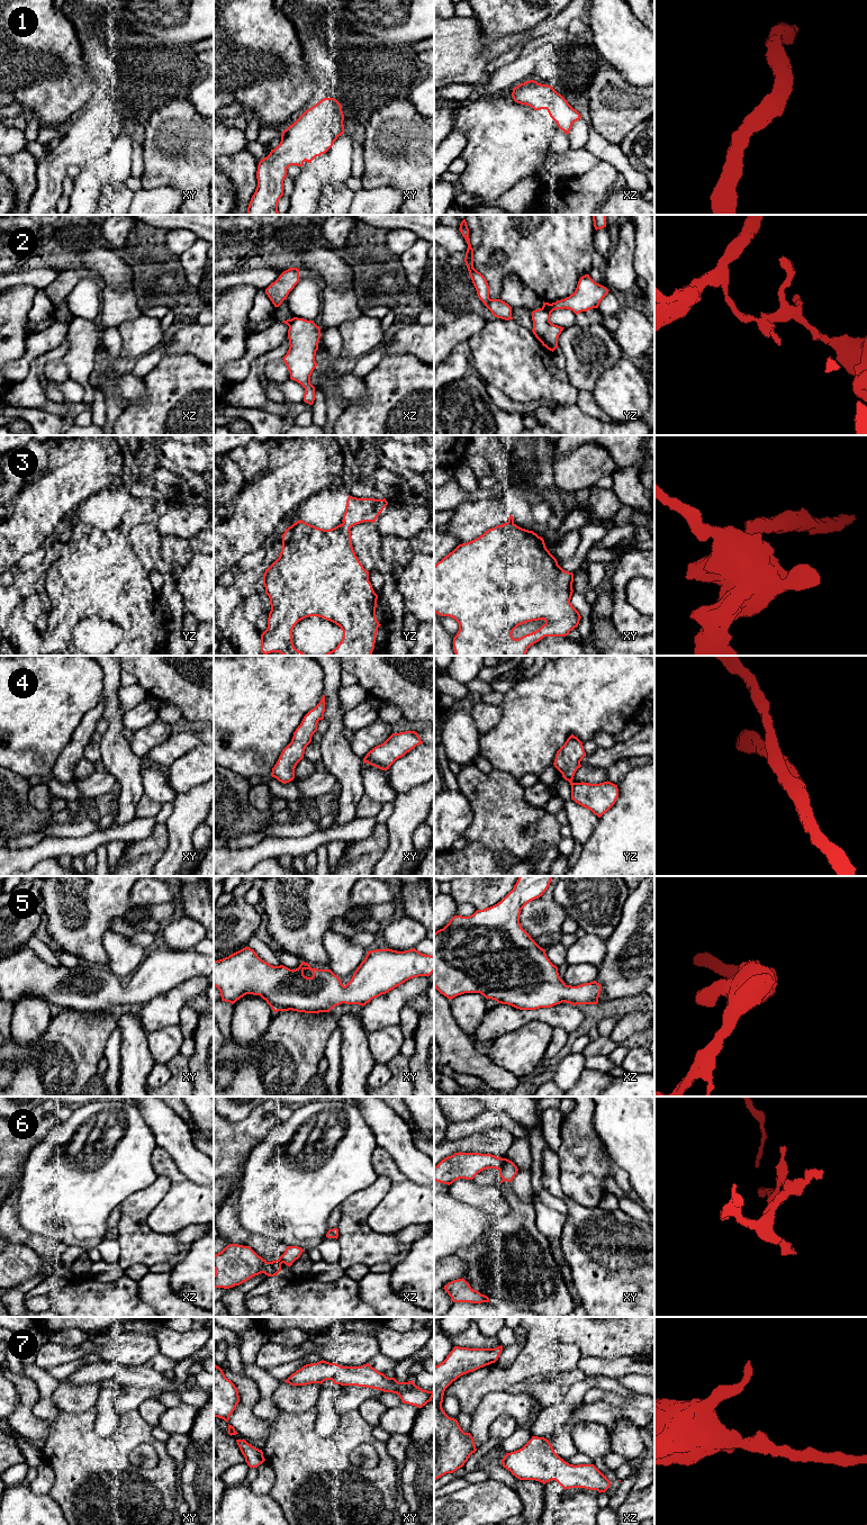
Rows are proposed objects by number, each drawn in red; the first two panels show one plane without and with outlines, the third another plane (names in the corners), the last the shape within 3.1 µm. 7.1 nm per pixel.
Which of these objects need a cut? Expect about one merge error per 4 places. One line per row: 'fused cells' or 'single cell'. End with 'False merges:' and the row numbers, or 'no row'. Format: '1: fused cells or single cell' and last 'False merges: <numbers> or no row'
1: single cell
2: fused cells
3: fused cells
4: single cell
5: single cell
6: fused cells
7: single cell
False merges: 2, 3, 6

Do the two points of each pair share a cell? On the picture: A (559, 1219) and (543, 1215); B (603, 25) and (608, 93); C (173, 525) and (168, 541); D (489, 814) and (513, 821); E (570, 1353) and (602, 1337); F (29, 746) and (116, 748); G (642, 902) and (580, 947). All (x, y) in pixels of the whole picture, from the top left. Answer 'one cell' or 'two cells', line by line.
A: one cell
B: two cells
C: two cells
D: one cell
E: two cells
F: two cells
G: two cells

